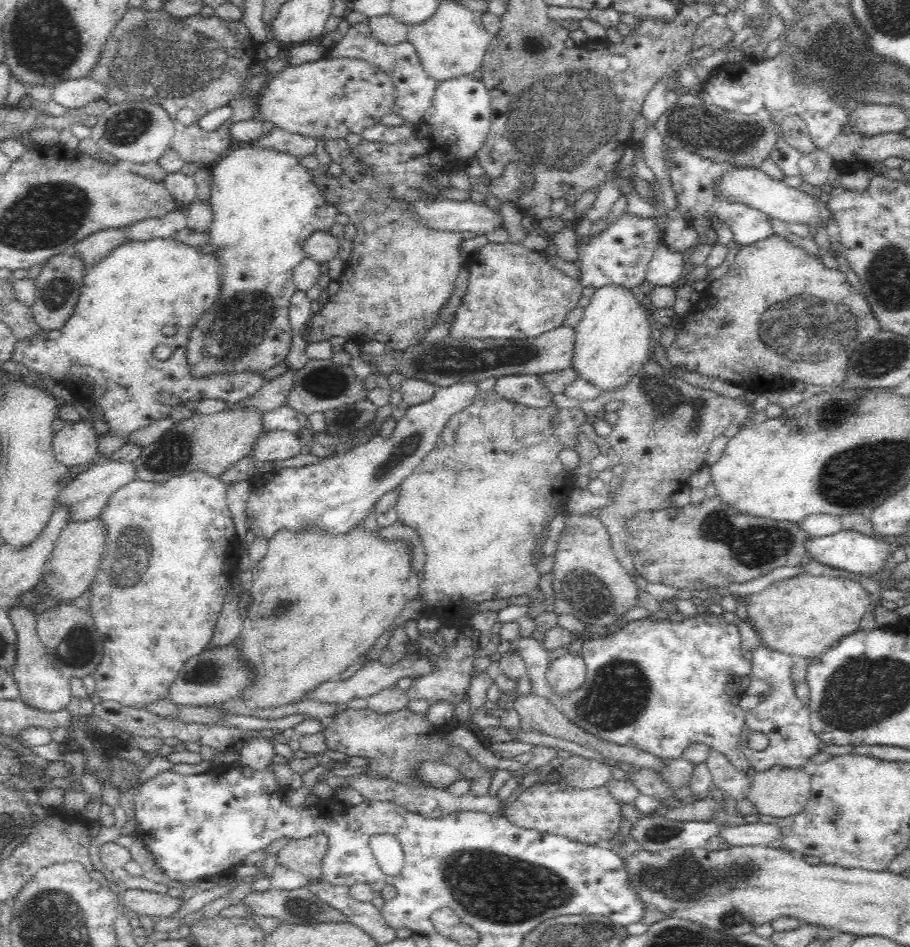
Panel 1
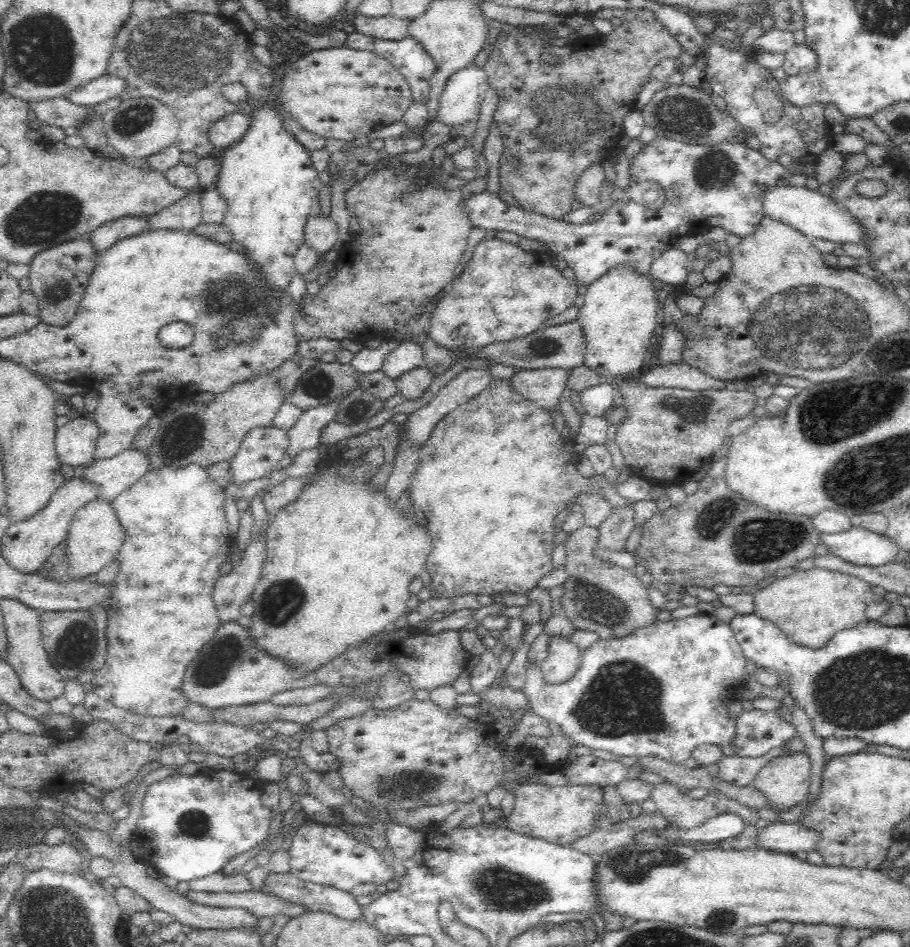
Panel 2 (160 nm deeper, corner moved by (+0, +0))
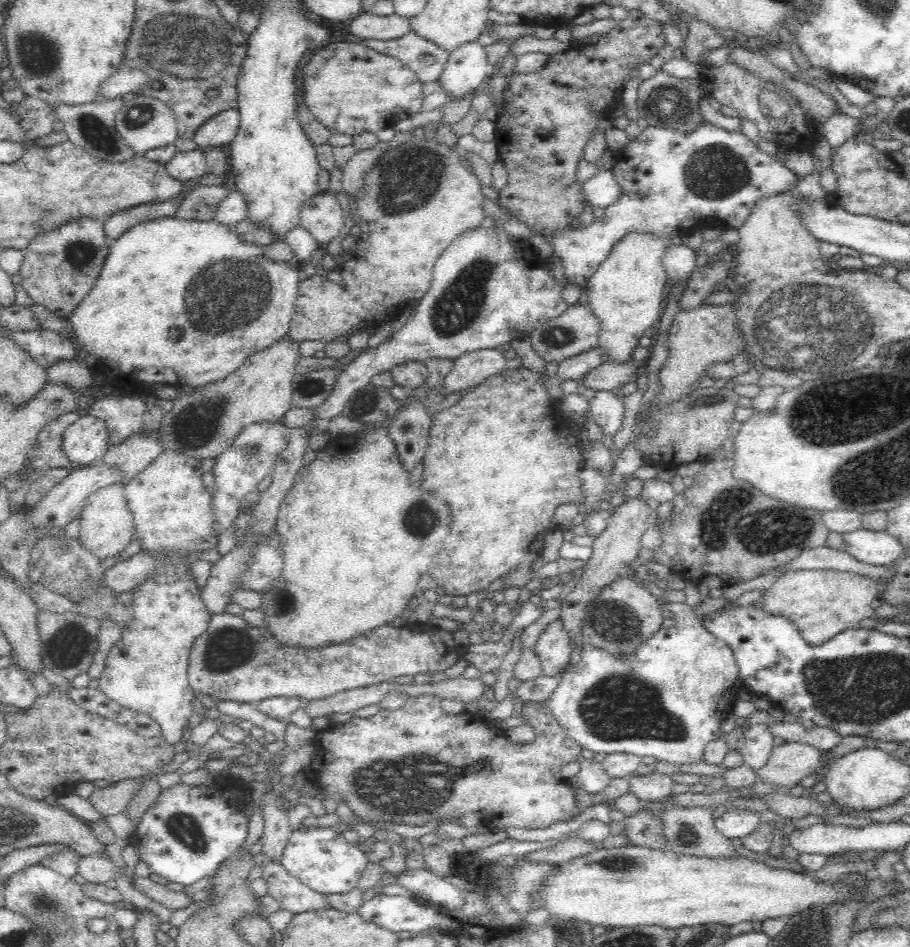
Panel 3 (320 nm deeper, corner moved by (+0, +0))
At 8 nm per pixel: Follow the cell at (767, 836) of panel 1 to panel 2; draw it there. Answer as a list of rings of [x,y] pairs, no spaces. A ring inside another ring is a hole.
[[[798,822],[771,823],[757,832],[757,843],[762,849],[788,853],[810,852],[819,841],[819,832]]]

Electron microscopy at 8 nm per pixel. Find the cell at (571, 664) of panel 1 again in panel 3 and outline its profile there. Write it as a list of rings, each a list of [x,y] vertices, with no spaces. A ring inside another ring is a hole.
[[[561,617],[546,626],[532,649],[538,656],[543,676],[550,677],[564,671],[573,649]]]

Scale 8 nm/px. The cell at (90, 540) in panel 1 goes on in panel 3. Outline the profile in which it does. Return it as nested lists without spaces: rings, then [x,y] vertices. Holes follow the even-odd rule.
[[[116,482],[92,492],[88,495],[80,515],[80,541],[92,555],[102,561],[122,553],[135,540],[136,525],[126,502],[125,486],[126,484]]]

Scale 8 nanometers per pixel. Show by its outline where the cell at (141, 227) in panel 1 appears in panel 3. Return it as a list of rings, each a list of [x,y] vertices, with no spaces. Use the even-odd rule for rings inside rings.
[[[230,183],[220,186],[200,186],[198,190],[194,190],[186,198],[183,198],[175,212],[175,217],[184,220],[212,220],[215,218],[218,205],[226,200],[232,189]]]

